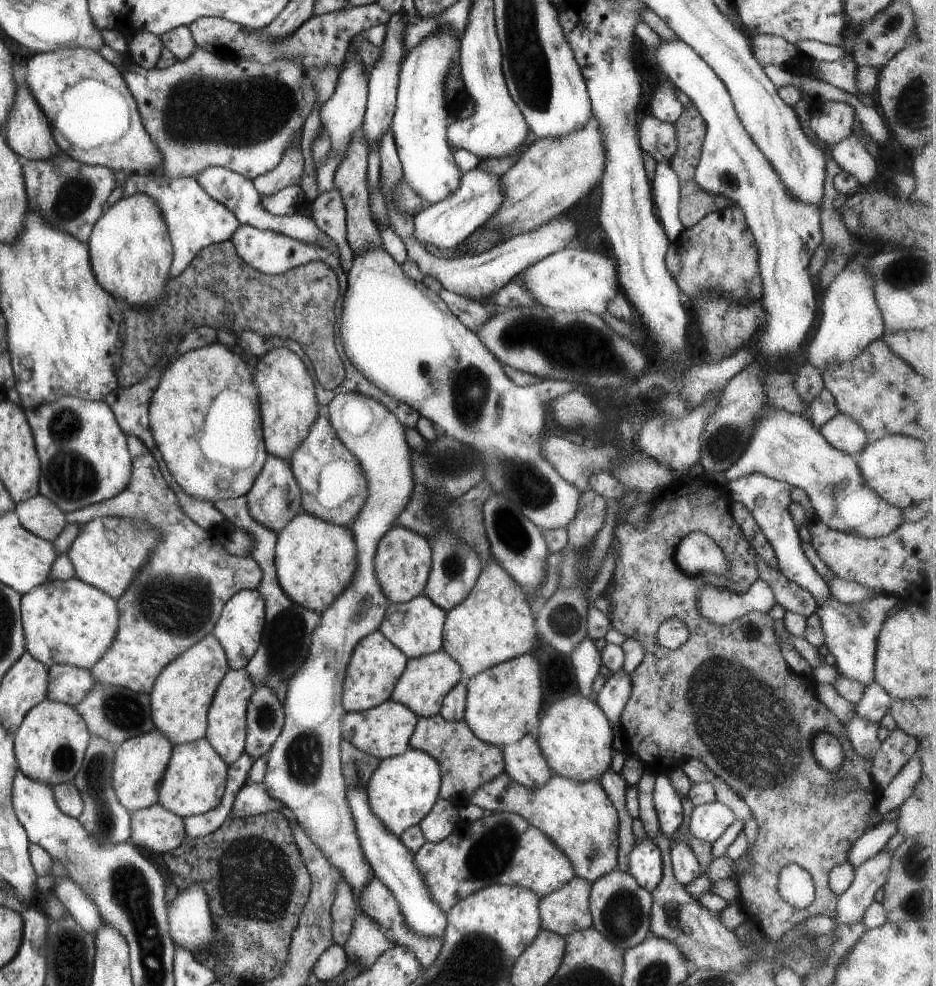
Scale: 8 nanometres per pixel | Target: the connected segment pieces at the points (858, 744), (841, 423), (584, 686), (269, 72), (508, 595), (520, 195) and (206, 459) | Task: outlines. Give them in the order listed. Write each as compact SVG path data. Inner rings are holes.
M854 710L854 716L850 722L844 722L844 730L848 734L848 740L852 748L866 759L874 757L874 753L880 748L881 740L878 738L880 723L870 722L866 718L860 718Z
M838 412L832 420L820 427L822 436L842 452L858 456L862 454L868 444L868 436L864 428L860 428L860 422L854 422L846 414Z
M589 637L580 640L573 648L571 661L575 670L580 696L596 702L596 692L592 690L592 682L599 674L602 664L601 651Z
M144 30L124 31L127 52L121 56L128 65L117 67L136 99L146 132L164 156L164 166L158 173L173 179L196 178L208 166L219 166L253 179L278 166L281 157L286 156L286 148L300 138L304 122L316 104L314 84L304 74L300 60L282 58L272 64L260 64L244 58L222 57L197 47L186 60L157 69L156 62L165 47L160 37Z
M489 554L488 564L484 566L484 570L481 570L478 582L472 588L472 592L458 606L447 611L443 628L443 649L458 662L458 666L462 670L461 676L465 681L491 666L522 654L532 653L533 647L537 643L536 632L534 614L530 610L523 586L496 562L492 554Z
M592 118L584 128L560 138L540 138L522 154L522 158L503 175L500 186L504 190L504 202L484 222L480 230L490 230L500 236L500 243L516 234L526 234L542 224L578 206L604 178L606 152L602 148L602 134L598 120Z
M215 342L184 352L167 365L150 400L149 412L154 442L172 476L188 496L198 500L215 503L217 500L245 495L256 482L269 455L263 436L258 388L249 364L226 345Z

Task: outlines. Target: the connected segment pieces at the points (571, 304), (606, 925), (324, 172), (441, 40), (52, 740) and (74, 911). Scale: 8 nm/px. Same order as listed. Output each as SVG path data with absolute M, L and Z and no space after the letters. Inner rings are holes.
M576 245L542 258L516 277L522 280L522 286L538 304L567 313L590 312L602 316L607 311L608 302L621 291L618 268L613 260L606 254Z
M617 868L592 883L590 914L593 927L599 930L604 938L624 950L636 946L650 934L652 904L654 902L651 891L642 888L630 873L620 872Z
M350 46L337 78L334 94L320 108L321 122L324 122L328 134L330 134L330 150L328 150L324 164L316 170L319 194L328 192L334 186L334 172L340 166L340 162L348 156L350 142L353 142L354 134L360 130L360 126L363 124L369 91L368 83L368 72L364 68L364 60L360 60L358 48Z
M440 26L438 30L430 32L418 46L414 46L401 62L397 103L391 122L392 134L402 163L404 180L426 205L440 202L446 196L450 196L450 192L454 192L460 186L460 178L464 174L457 166L454 151L449 147L448 138L446 138L450 122L449 107L444 100L444 80L448 76L448 68L452 66L452 62L461 62L460 41L454 38L454 30L450 26Z
M46 698L24 716L14 735L19 770L22 774L27 774L28 778L51 787L60 783L72 783L82 766L90 737L87 724L76 707Z
M58 878L53 891L82 930L96 932L101 927L103 922L98 906L92 902L92 898L84 894L84 890L78 884L74 884L69 878Z

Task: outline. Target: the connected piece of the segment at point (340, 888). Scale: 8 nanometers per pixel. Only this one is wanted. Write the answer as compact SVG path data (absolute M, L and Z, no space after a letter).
M340 881L336 886L336 898L331 908L332 912L332 943L346 944L352 928L354 928L354 919L360 912L354 898L354 890L348 882Z

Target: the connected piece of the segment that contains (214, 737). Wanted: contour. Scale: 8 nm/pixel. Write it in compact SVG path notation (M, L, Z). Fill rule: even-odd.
M229 668L220 680L220 686L214 692L212 704L207 714L206 738L214 747L214 750L222 757L227 765L238 760L245 753L247 736L247 708L250 704L251 694L254 692L254 684L244 669Z

